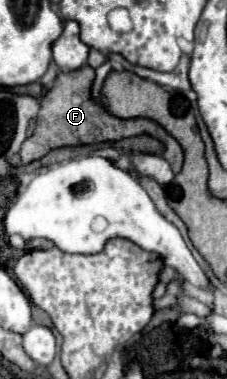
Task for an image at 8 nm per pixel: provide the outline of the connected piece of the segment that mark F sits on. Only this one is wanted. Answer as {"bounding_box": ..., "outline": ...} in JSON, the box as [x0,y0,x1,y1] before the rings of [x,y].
{"bounding_box":[21,66,183,174],"outline":[[[83,66],[73,72],[61,72],[55,80],[53,90],[41,100],[41,112],[37,120],[37,128],[31,138],[27,138],[21,146],[21,160],[29,164],[33,160],[43,158],[49,150],[63,146],[81,146],[81,144],[99,144],[99,142],[115,142],[121,138],[131,138],[139,134],[149,134],[165,144],[165,160],[171,164],[171,170],[177,174],[183,164],[183,150],[175,138],[171,138],[159,124],[145,118],[121,120],[111,116],[91,98],[91,82],[95,78],[95,70],[91,66]]]}

